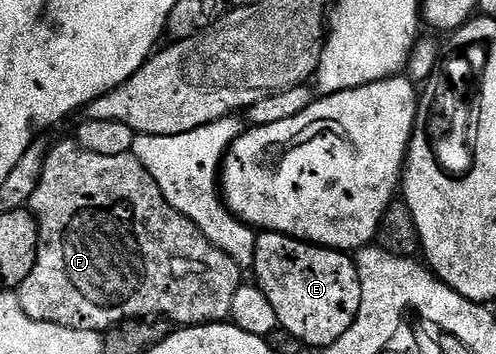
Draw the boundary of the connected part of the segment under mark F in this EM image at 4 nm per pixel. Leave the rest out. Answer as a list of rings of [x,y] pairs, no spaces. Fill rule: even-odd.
[[[73,138],[66,139],[55,147],[51,146],[46,152],[44,169],[40,173],[40,185],[36,185],[36,193],[32,193],[28,210],[38,220],[38,256],[32,273],[28,273],[28,277],[18,286],[16,294],[20,301],[20,309],[24,309],[24,313],[32,317],[32,321],[44,321],[61,327],[102,333],[125,319],[161,317],[171,324],[174,322],[174,325],[201,325],[229,320],[232,297],[236,297],[236,289],[244,285],[243,268],[238,267],[236,261],[228,257],[228,253],[212,245],[212,241],[208,241],[208,237],[200,233],[200,229],[193,221],[176,209],[172,209],[172,205],[168,205],[164,193],[160,193],[160,185],[152,181],[152,173],[148,173],[148,169],[140,165],[134,154],[100,157],[100,153],[88,153],[88,149],[81,147]]]

